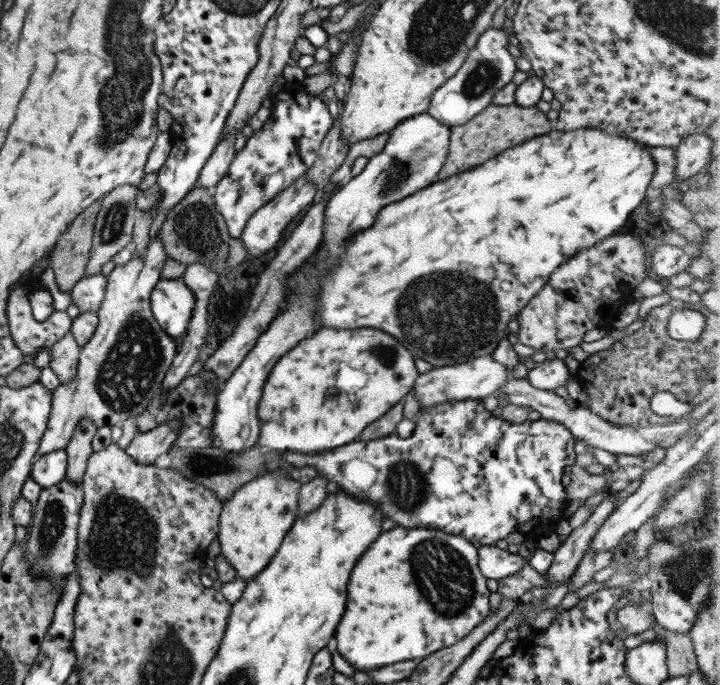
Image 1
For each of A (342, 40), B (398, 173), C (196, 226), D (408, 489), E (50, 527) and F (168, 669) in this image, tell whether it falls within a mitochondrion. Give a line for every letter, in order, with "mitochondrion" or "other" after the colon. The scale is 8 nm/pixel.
A: other
B: mitochondrion
C: mitochondrion
D: mitochondrion
E: mitochondrion
F: mitochondrion

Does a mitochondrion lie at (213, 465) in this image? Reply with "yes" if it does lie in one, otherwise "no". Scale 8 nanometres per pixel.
yes

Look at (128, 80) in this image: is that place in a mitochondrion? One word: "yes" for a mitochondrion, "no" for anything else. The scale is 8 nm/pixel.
yes

